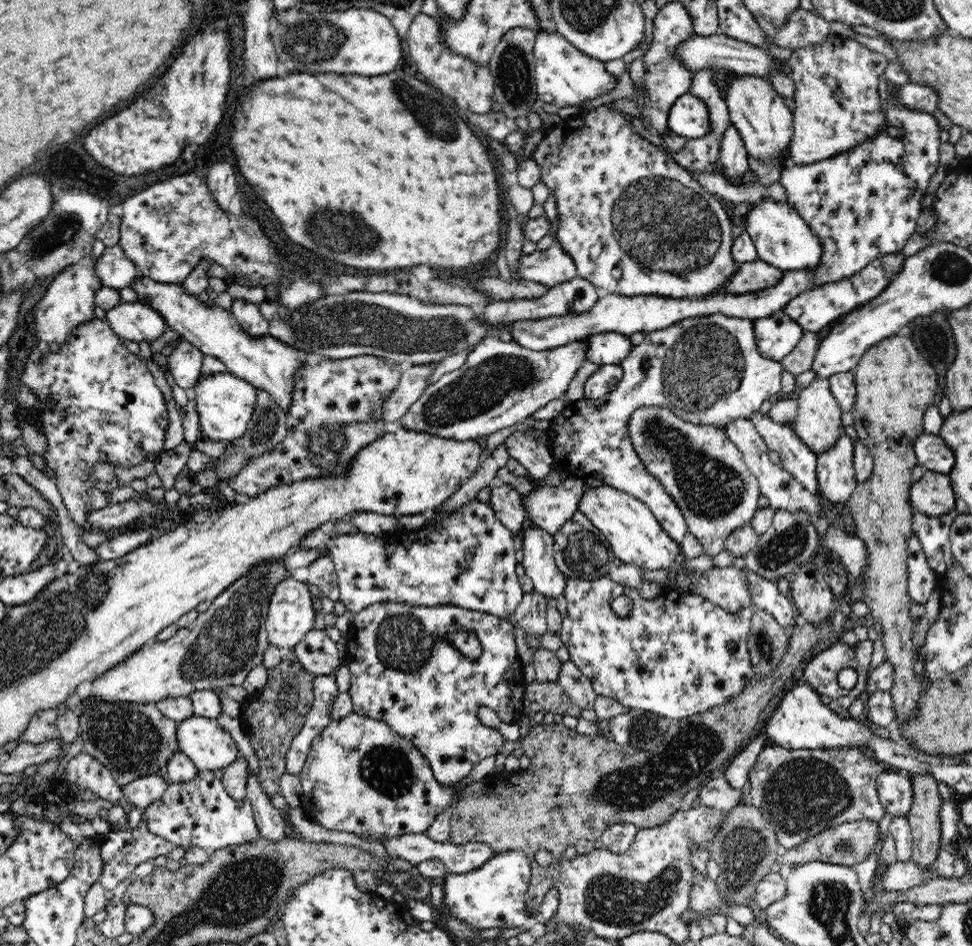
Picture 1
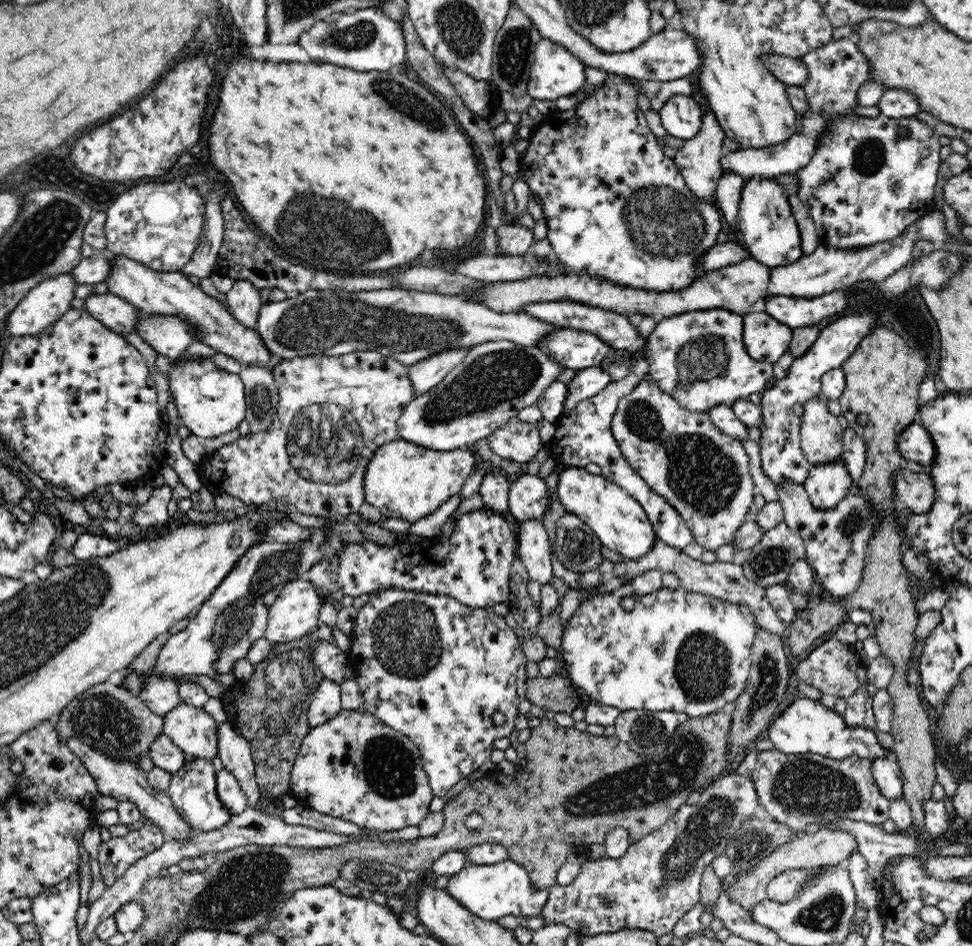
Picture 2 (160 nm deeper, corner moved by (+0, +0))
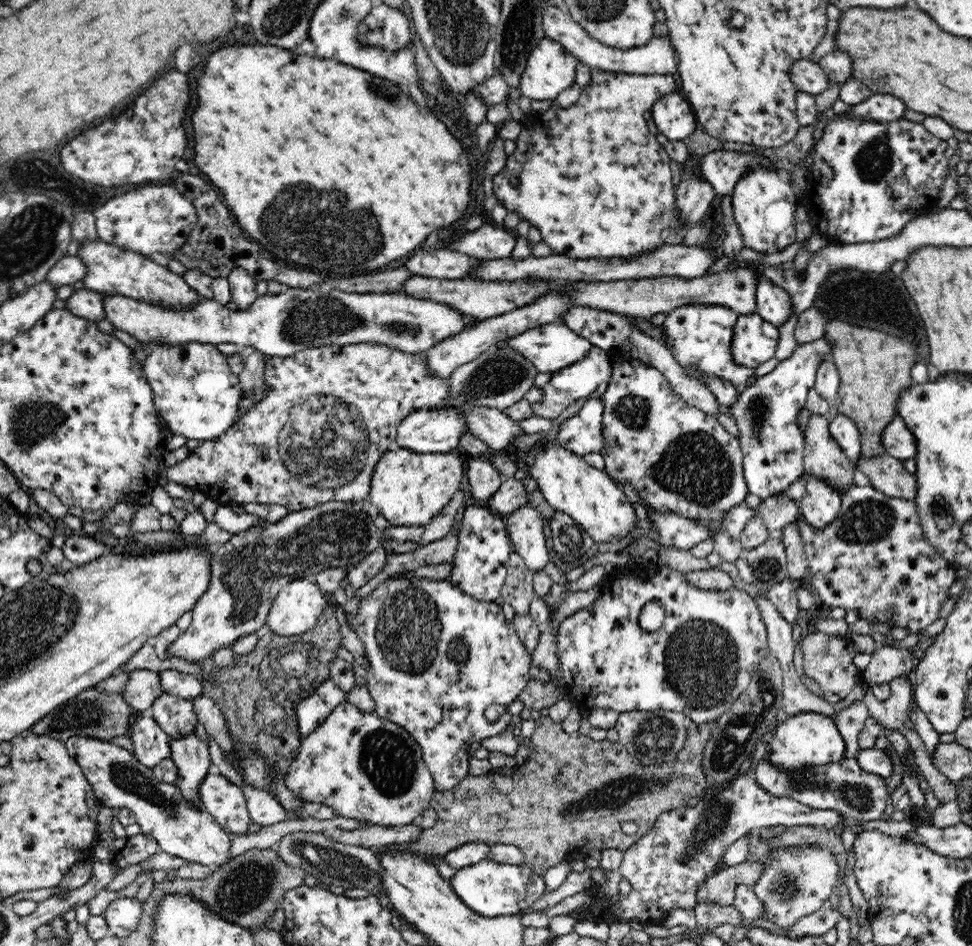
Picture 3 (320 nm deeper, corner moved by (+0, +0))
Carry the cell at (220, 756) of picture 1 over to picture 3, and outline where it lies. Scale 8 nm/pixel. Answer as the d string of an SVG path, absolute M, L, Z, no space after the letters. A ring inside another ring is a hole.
M163 692L152 702L149 710L162 730L171 738L182 738L195 732L198 719L194 713L194 705L189 700Z

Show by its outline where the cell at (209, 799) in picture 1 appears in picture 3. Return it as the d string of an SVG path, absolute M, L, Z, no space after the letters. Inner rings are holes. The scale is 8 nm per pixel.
M190 732L182 738L170 738L170 758L176 763L178 776L175 784L179 788L179 792L186 800L191 800L195 806L201 805L200 797L198 797L198 784L202 782L202 778L211 772L211 756L207 742L200 739L195 732Z

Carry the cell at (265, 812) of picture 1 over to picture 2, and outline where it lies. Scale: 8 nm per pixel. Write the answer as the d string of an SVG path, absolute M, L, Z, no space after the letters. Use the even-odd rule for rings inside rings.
M226 719L216 722L216 745L223 768L229 770L248 797L250 807L258 810L261 790L256 780L249 742L234 724Z

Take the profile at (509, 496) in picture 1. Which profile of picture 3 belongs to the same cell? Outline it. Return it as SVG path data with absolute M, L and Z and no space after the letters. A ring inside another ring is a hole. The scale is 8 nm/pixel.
M472 456L465 471L465 476L468 478L468 483L470 483L471 496L482 501L482 503L494 495L504 481L500 472L485 457Z

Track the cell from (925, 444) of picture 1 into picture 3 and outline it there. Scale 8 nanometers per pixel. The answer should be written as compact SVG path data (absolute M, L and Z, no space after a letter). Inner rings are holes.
M898 416L884 428L883 446L889 456L901 461L914 458L917 452L912 432Z

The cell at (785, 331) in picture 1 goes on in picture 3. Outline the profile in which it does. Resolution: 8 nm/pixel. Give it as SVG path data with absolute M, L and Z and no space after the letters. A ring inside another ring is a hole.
M758 313L739 315L734 325L732 342L730 342L730 355L732 355L732 361L740 368L748 367L755 369L763 362L766 362L766 360L774 358L776 346L778 346L778 332L777 326L764 320Z

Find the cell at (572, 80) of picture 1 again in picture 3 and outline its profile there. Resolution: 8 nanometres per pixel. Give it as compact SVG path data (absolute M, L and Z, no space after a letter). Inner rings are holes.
M542 38L526 60L519 88L532 100L551 100L574 84L578 59L556 40Z

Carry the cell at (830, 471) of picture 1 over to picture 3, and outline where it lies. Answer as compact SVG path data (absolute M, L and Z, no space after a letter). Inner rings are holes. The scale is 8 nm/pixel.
M809 476L806 482L806 493L799 502L799 517L810 527L823 529L827 527L839 513L841 496L824 480Z

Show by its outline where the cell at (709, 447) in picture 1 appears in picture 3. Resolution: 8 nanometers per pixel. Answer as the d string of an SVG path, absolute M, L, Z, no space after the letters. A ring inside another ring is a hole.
M620 352L612 353L615 358L611 360L610 378L608 378L605 392L598 398L602 399L602 404L604 406L602 433L605 444L599 451L604 459L604 472L608 474L619 489L624 490L626 486L631 486L636 492L636 495L640 497L642 504L645 504L645 506L650 505L653 510L659 513L676 513L686 518L692 518L693 520L705 520L705 522L709 522L709 526L712 528L712 537L715 538L714 535L716 534L718 526L720 526L720 520L722 520L724 512L730 510L732 506L743 502L744 498L746 498L746 494L749 493L747 483L743 476L743 455L739 446L739 441L735 436L729 434L726 429L724 429L724 426L718 423L716 416L706 414L706 412L702 412L702 410L688 405L688 403L677 394L672 388L672 385L668 382L668 379L658 369L652 368L652 366L648 366L642 361L638 361L636 358L621 355Z

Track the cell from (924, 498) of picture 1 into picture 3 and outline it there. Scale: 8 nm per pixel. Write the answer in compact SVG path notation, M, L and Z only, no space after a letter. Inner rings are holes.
M887 453L869 458L862 456L857 462L857 470L862 471L870 485L879 492L894 498L914 501L917 481L914 475L906 471L900 459Z

